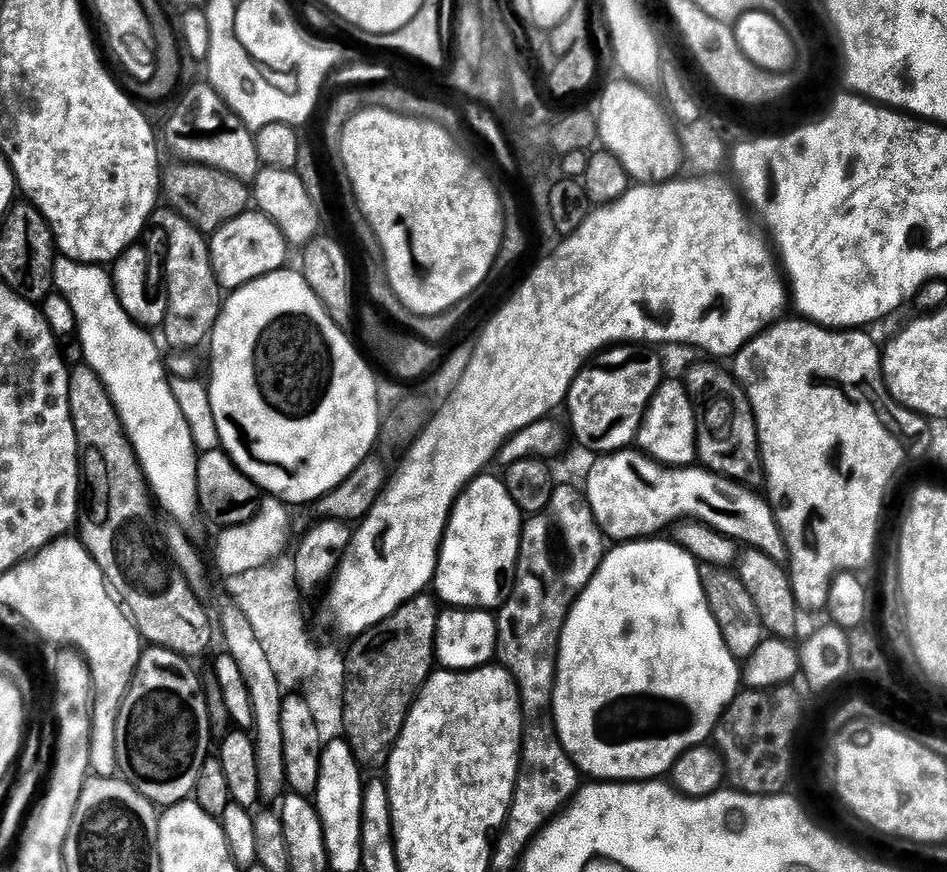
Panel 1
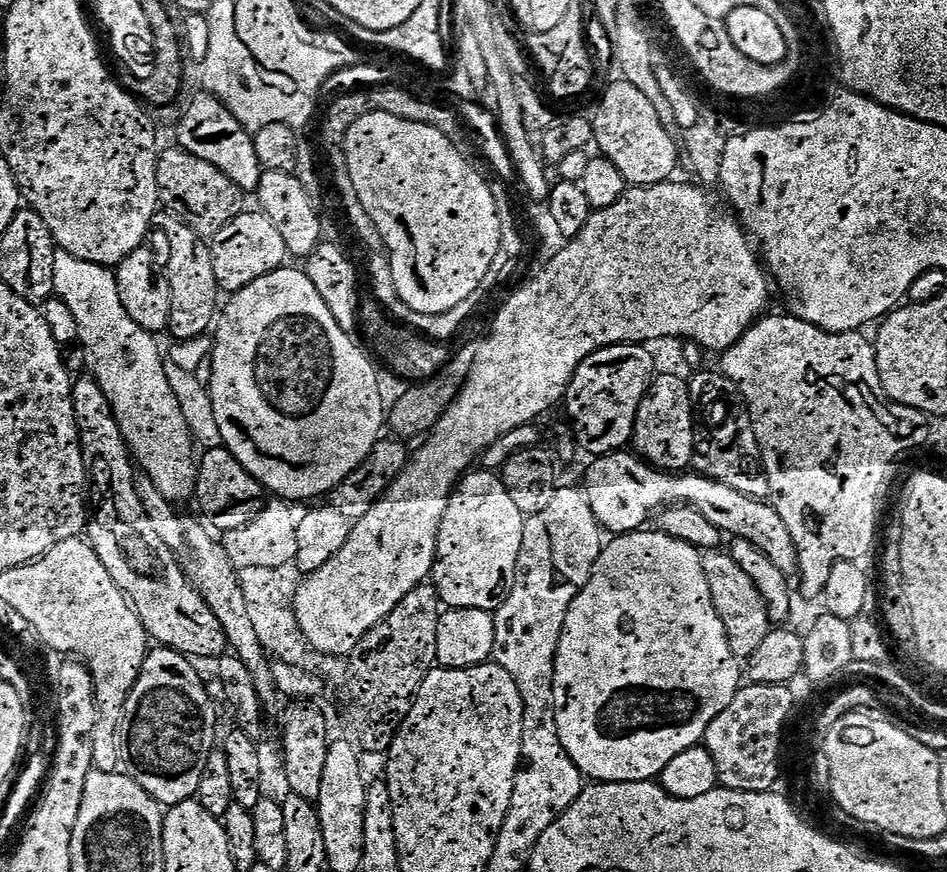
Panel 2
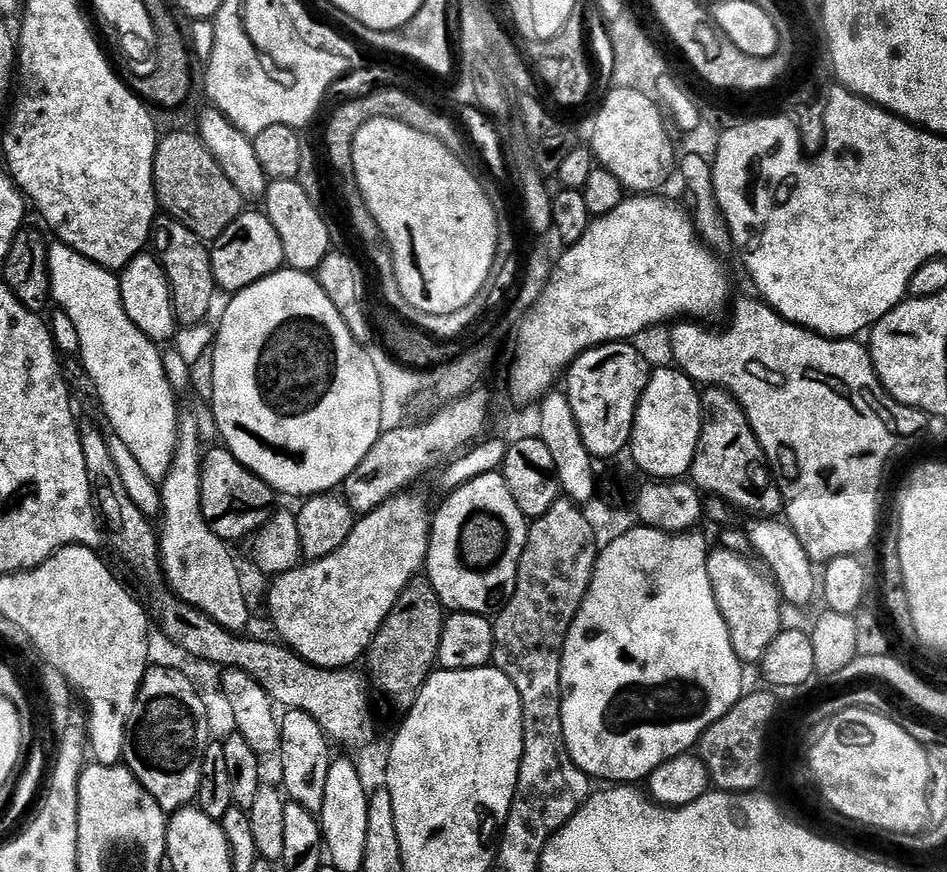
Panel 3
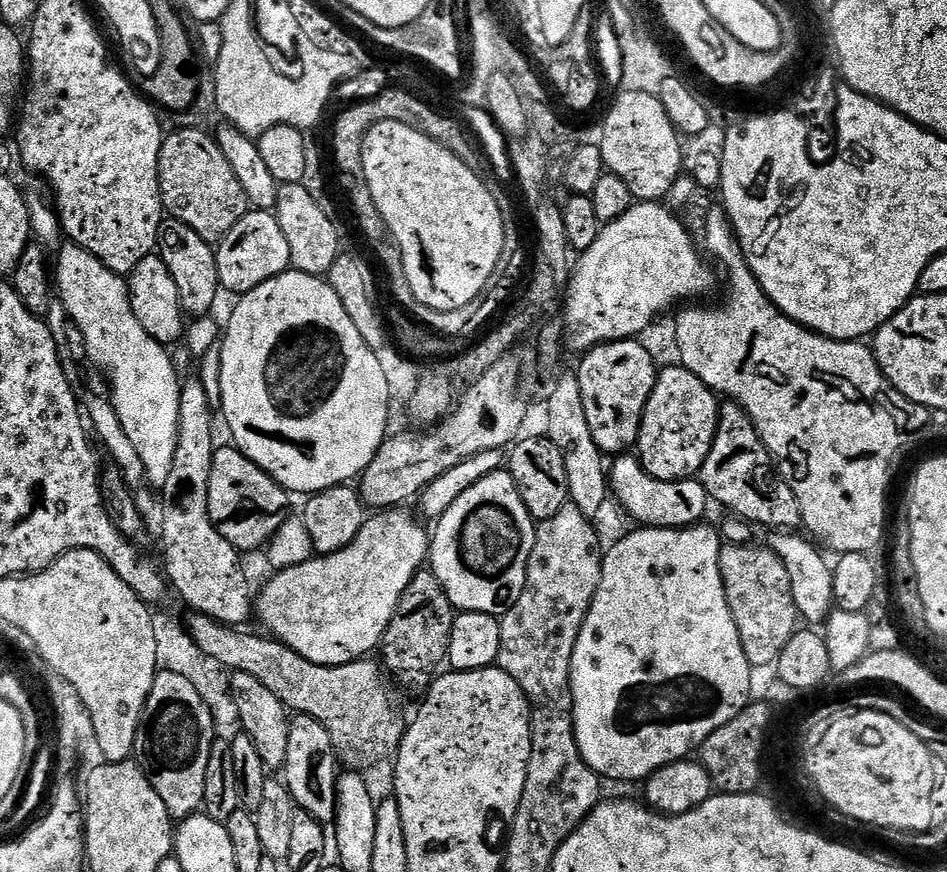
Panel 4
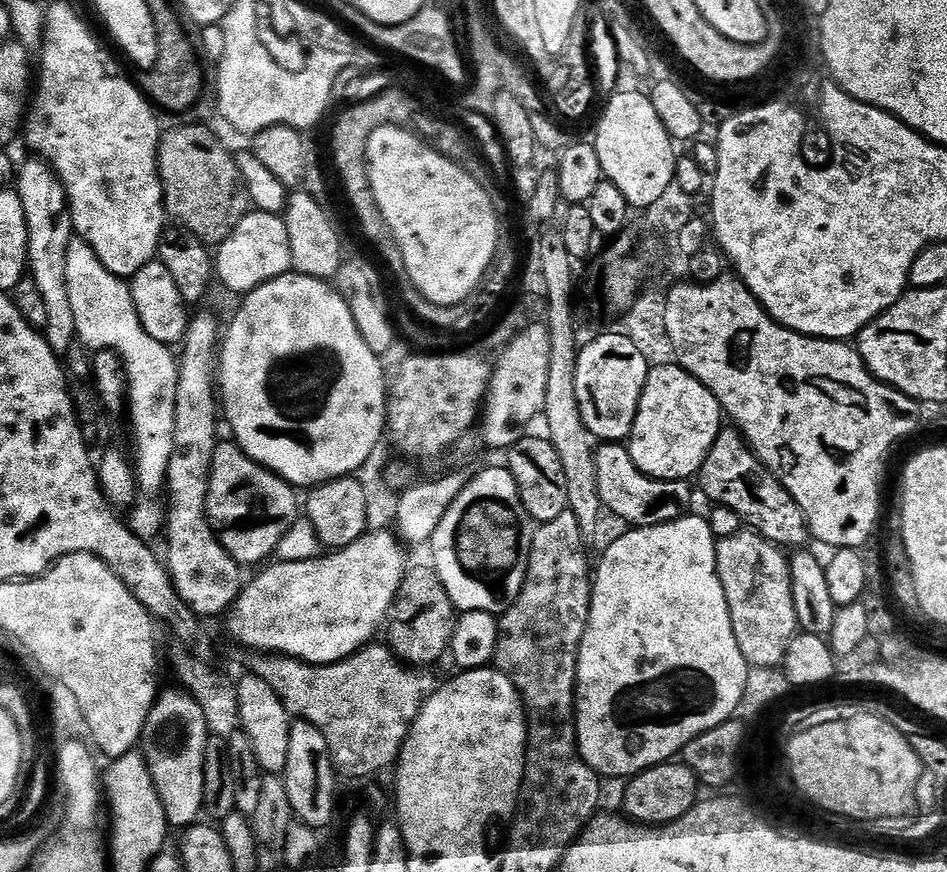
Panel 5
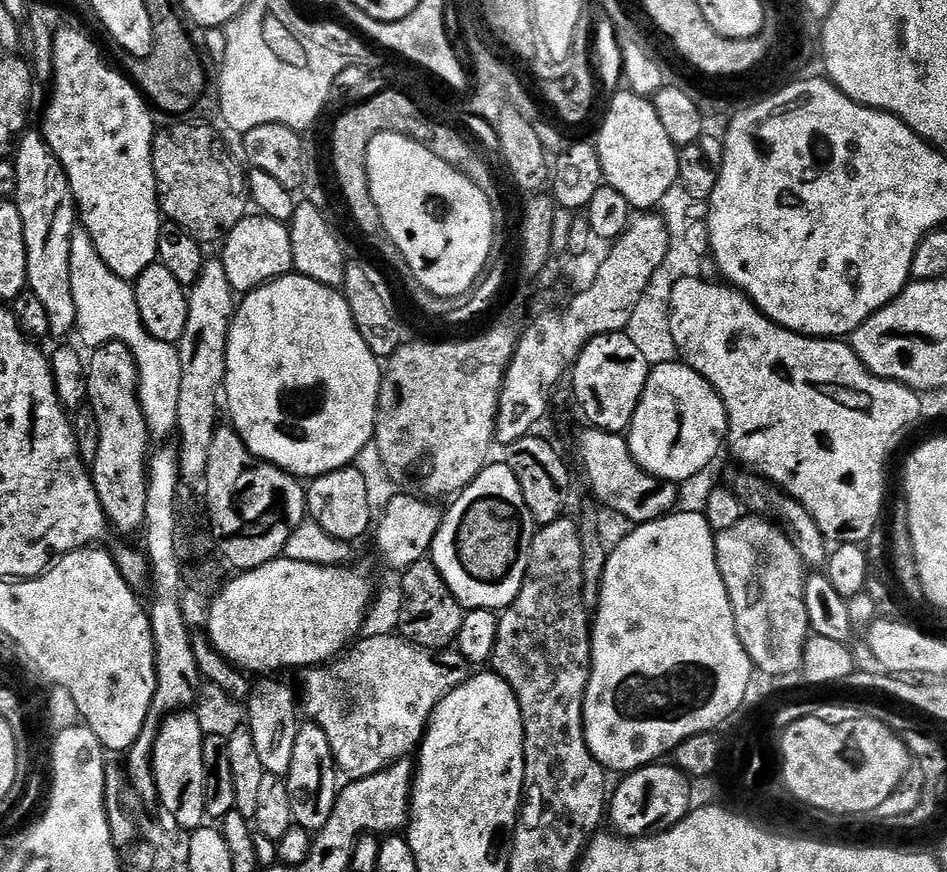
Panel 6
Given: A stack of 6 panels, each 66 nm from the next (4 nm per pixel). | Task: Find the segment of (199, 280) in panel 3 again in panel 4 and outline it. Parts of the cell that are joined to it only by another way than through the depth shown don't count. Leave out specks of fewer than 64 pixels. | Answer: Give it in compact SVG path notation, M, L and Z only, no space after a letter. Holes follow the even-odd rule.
M168 218L160 225L158 255L166 270L170 270L170 278L174 278L178 286L181 313L188 318L207 317L216 304L216 295L221 295L222 292L215 247L206 243L198 234L194 234L190 226L180 220Z

